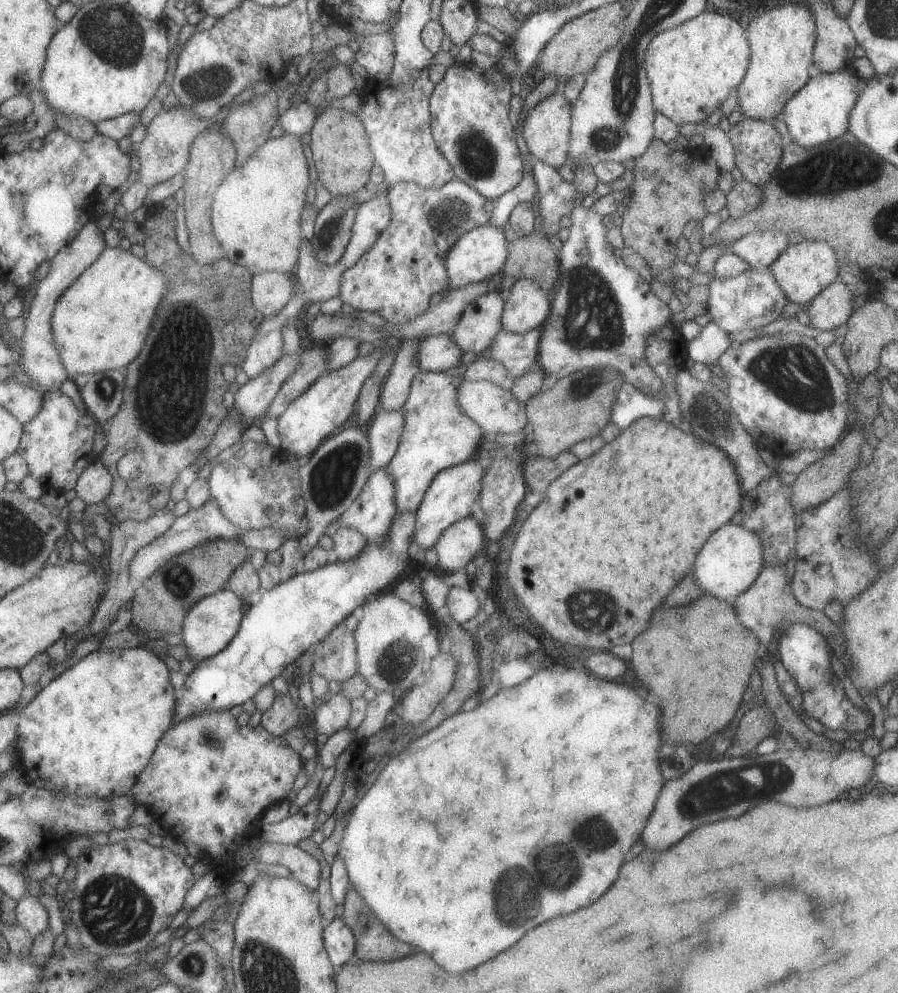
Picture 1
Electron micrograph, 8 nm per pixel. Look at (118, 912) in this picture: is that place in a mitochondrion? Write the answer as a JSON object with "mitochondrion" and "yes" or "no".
{"mitochondrion":"yes"}

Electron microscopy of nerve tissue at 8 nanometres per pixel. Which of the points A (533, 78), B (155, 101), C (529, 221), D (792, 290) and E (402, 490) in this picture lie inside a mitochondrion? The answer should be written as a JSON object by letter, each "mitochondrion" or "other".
{"A":"other","B":"other","C":"other","D":"other","E":"other"}

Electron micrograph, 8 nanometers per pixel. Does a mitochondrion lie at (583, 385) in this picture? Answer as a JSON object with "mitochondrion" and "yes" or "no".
{"mitochondrion":"yes"}

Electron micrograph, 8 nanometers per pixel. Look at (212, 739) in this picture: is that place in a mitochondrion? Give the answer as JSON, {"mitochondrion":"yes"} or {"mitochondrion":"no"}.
{"mitochondrion":"yes"}

